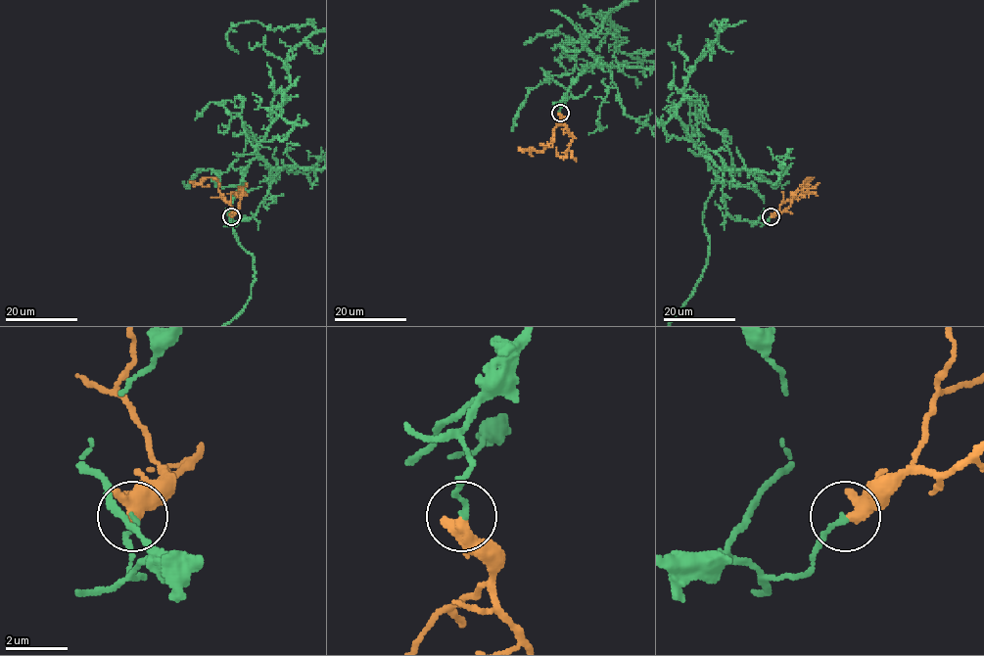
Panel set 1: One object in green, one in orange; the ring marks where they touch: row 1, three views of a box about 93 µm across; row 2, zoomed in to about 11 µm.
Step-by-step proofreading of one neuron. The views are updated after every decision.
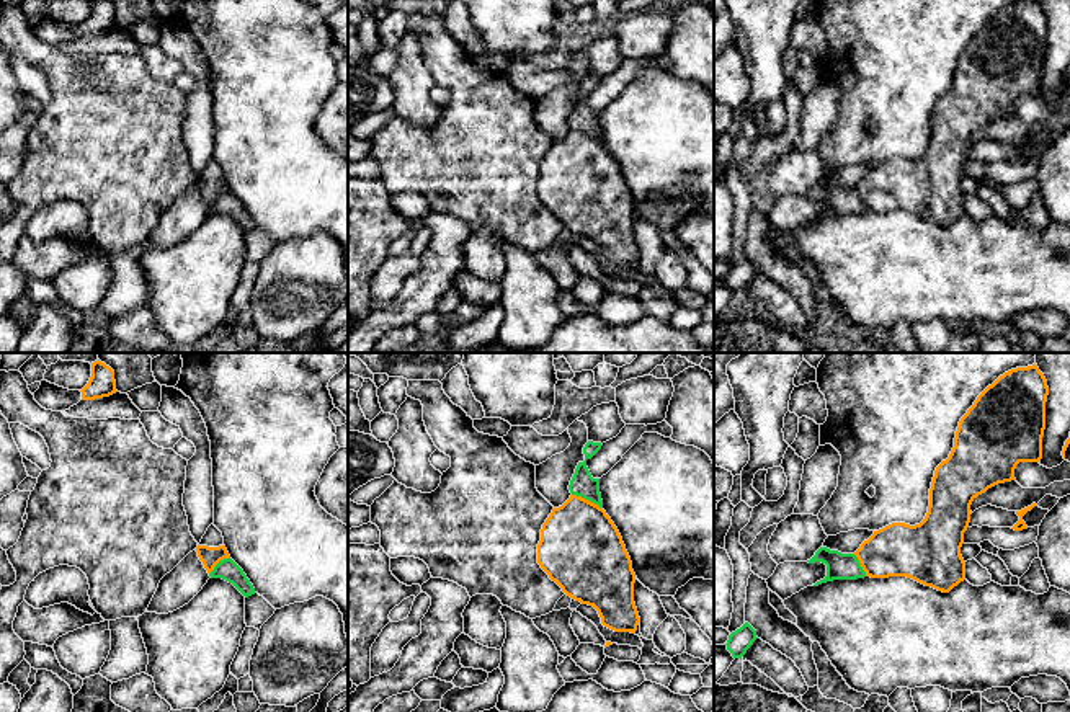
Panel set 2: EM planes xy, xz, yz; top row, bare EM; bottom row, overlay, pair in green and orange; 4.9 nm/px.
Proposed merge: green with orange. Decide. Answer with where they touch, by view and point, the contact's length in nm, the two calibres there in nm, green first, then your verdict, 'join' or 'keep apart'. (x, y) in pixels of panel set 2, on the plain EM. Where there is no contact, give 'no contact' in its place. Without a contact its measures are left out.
xz (587, 133) | 170 nm | 120/400 nm | keep apart

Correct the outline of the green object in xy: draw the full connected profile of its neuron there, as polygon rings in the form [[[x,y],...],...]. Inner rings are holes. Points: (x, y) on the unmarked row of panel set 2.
[[[229,191],[221,194],[209,207],[211,212],[222,212],[232,217],[245,232],[255,229],[255,222],[243,204]]]

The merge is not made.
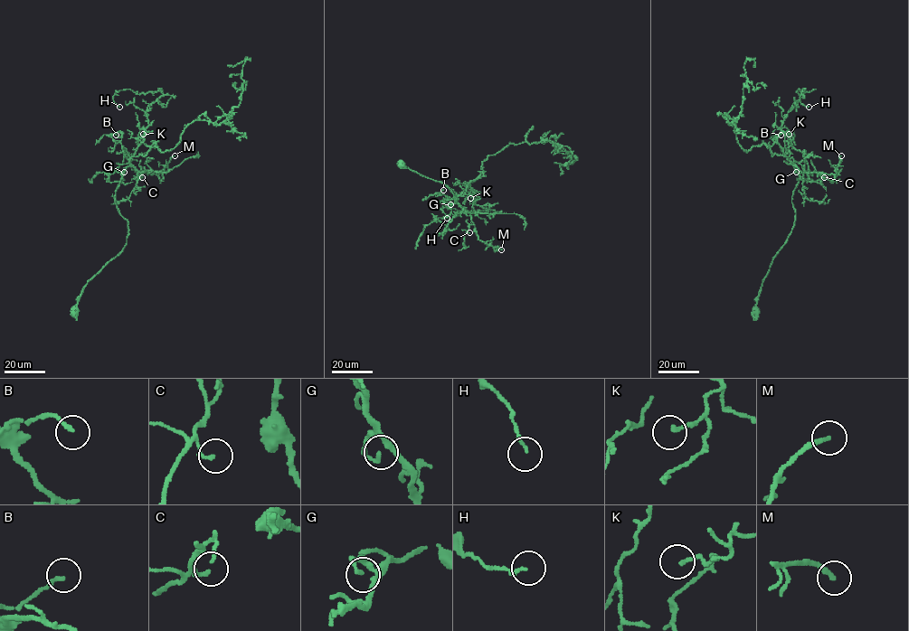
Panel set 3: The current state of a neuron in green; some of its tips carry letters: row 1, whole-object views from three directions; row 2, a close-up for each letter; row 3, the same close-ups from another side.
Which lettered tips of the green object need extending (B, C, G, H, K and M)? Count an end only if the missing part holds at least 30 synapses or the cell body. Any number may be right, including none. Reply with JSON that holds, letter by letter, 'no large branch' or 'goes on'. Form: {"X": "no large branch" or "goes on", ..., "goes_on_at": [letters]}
{"B": "no large branch", "C": "no large branch", "G": "no large branch", "H": "no large branch", "K": "no large branch", "M": "no large branch", "goes_on_at": []}

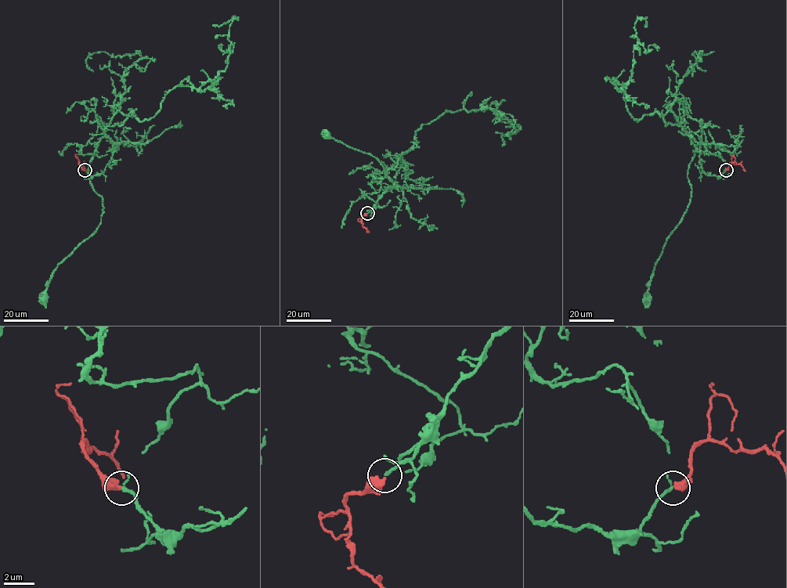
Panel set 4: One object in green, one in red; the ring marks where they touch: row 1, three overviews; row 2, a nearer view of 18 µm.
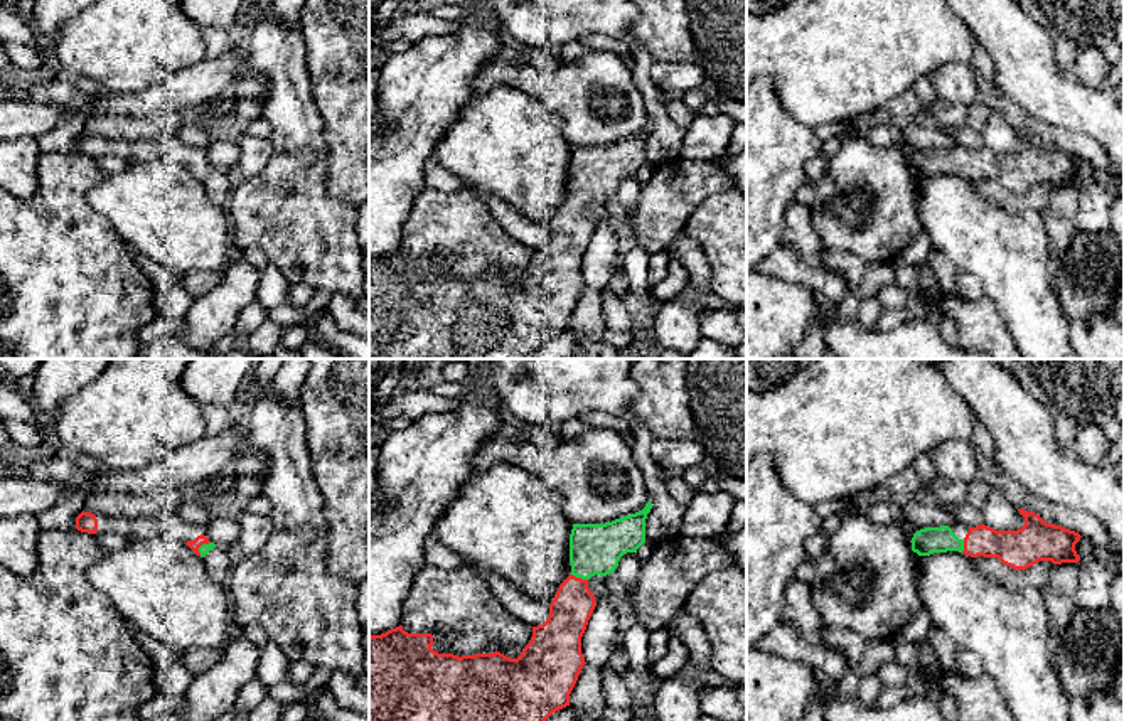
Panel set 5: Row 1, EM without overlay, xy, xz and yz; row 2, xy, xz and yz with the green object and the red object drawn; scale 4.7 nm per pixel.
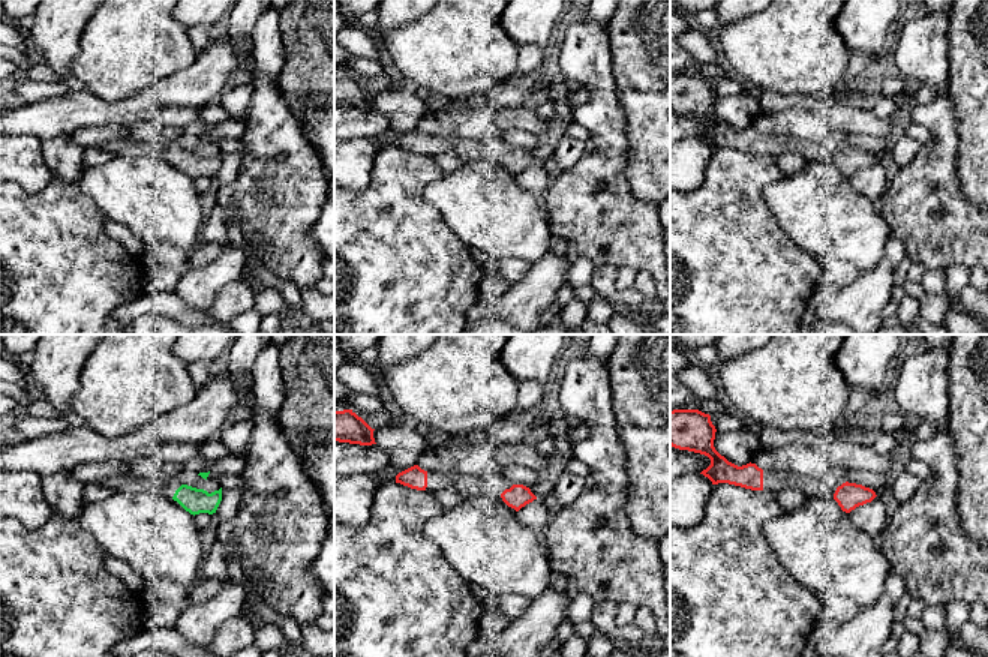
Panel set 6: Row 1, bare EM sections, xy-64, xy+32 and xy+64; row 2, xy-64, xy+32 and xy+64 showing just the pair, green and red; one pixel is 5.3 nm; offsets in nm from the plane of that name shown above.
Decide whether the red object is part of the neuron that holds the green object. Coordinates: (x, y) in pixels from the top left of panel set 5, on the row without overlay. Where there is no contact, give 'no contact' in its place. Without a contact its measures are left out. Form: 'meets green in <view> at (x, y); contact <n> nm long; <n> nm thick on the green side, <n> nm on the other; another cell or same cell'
meets green in xz at (578, 199); contact 90 nm long; 240 nm thick on the green side, 200 nm on the other; same cell

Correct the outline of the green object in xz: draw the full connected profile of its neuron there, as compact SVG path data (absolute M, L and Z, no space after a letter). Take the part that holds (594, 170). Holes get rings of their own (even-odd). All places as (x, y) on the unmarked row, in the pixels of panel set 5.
M650 123L635 136L605 147L573 147L570 157L571 195L559 207L549 227L549 239L543 248L533 249L533 259L517 281L500 275L453 278L431 271L431 256L408 256L396 249L381 258L369 259L369 359L529 359L553 335L570 328L570 317L586 286L581 276L581 259L597 229L588 202L615 194L627 175L637 175L645 165L645 142Z

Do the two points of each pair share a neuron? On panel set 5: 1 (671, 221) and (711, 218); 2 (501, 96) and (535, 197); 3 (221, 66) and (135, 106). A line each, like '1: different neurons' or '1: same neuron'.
1: different neurons
2: same neuron
3: same neuron

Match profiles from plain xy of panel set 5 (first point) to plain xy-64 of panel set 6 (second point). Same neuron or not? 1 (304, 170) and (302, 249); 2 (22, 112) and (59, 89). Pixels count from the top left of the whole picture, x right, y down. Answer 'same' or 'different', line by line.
1: same
2: different

